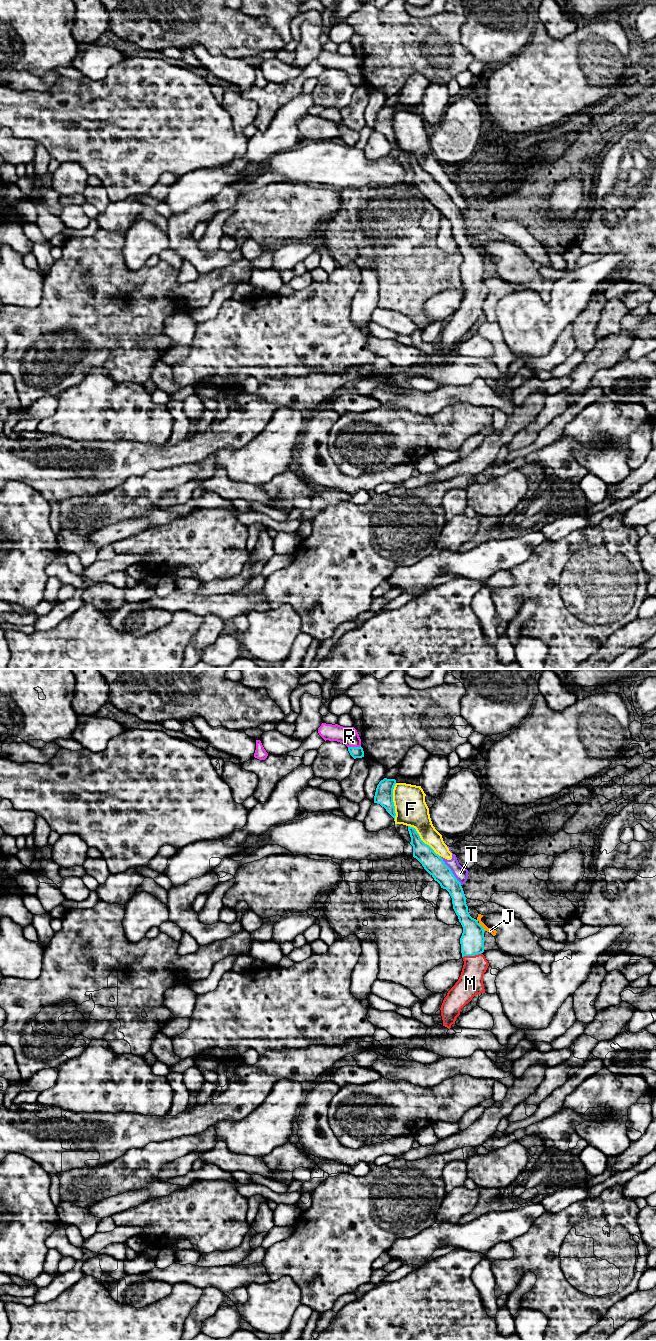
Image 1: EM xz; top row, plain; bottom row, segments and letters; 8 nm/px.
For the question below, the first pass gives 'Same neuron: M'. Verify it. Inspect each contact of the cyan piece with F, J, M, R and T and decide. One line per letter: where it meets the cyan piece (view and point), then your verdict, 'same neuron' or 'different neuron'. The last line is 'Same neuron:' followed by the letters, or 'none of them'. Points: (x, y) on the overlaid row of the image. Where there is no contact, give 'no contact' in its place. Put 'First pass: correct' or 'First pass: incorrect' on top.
First pass: correct
F: xz (421, 840) | different neuron
J: xz (482, 927) | different neuron
M: xz (471, 955) | same neuron
R: xz (354, 747) | different neuron
T: xz (450, 870) | different neuron
Same neuron: M

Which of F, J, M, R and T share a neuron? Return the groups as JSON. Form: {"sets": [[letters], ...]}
{"sets": [["F", "J", "T"], ["M"], ["R"]]}

